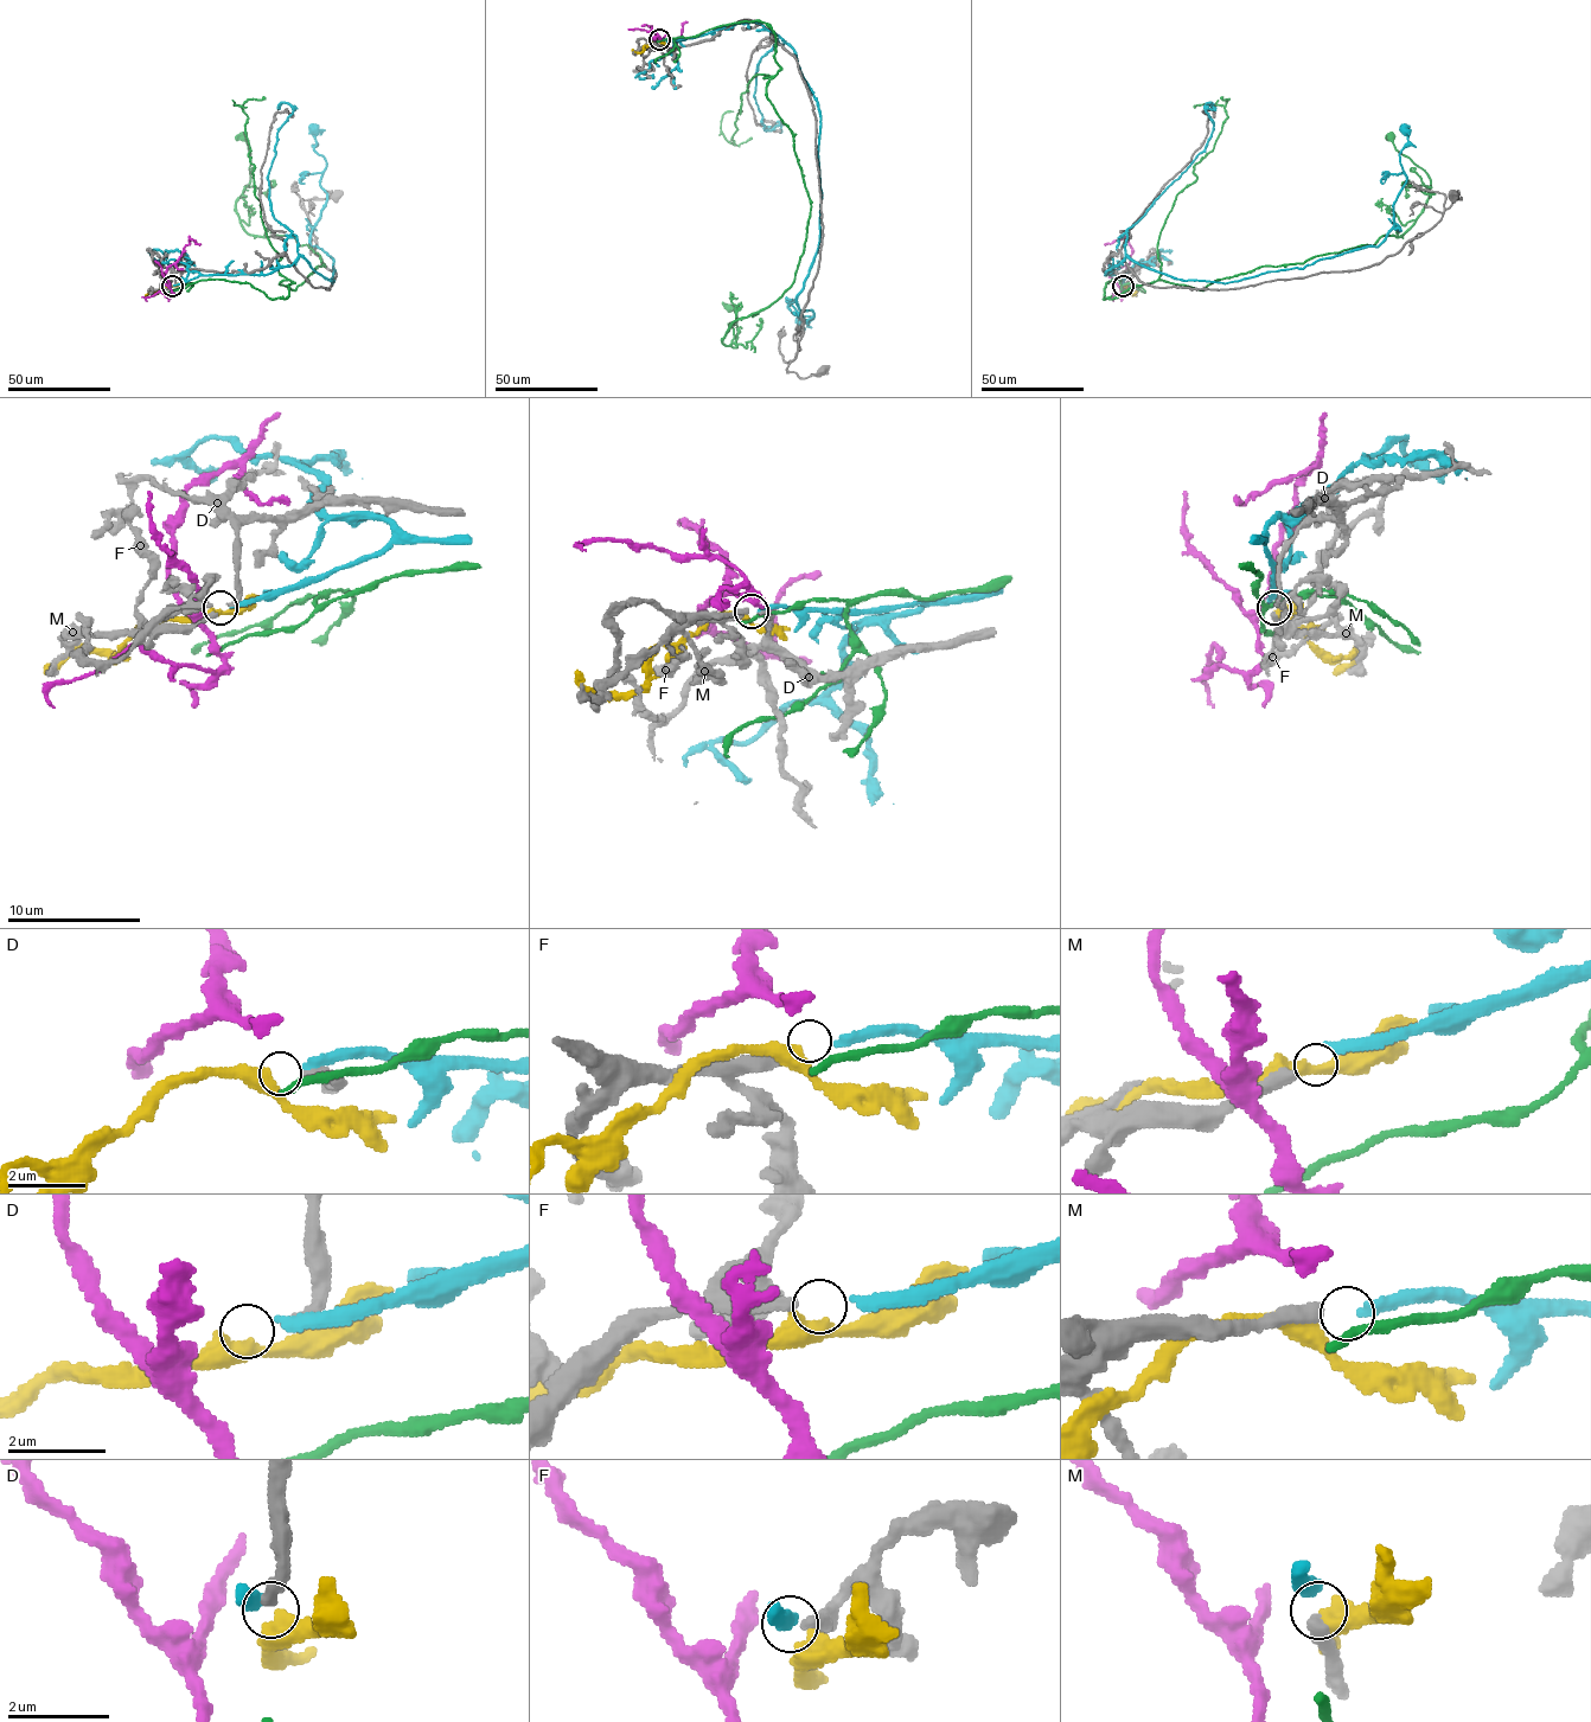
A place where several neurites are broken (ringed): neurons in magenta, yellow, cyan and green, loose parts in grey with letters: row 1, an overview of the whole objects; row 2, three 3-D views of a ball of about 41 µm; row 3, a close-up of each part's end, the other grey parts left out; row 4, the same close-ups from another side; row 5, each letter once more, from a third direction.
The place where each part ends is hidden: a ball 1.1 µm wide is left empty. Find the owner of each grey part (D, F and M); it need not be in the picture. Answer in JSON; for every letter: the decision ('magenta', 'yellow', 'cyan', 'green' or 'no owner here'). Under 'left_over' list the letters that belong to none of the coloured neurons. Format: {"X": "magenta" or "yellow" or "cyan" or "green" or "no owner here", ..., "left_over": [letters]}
{"D": "yellow", "F": "cyan", "M": "no owner here", "left_over": ["M"]}

